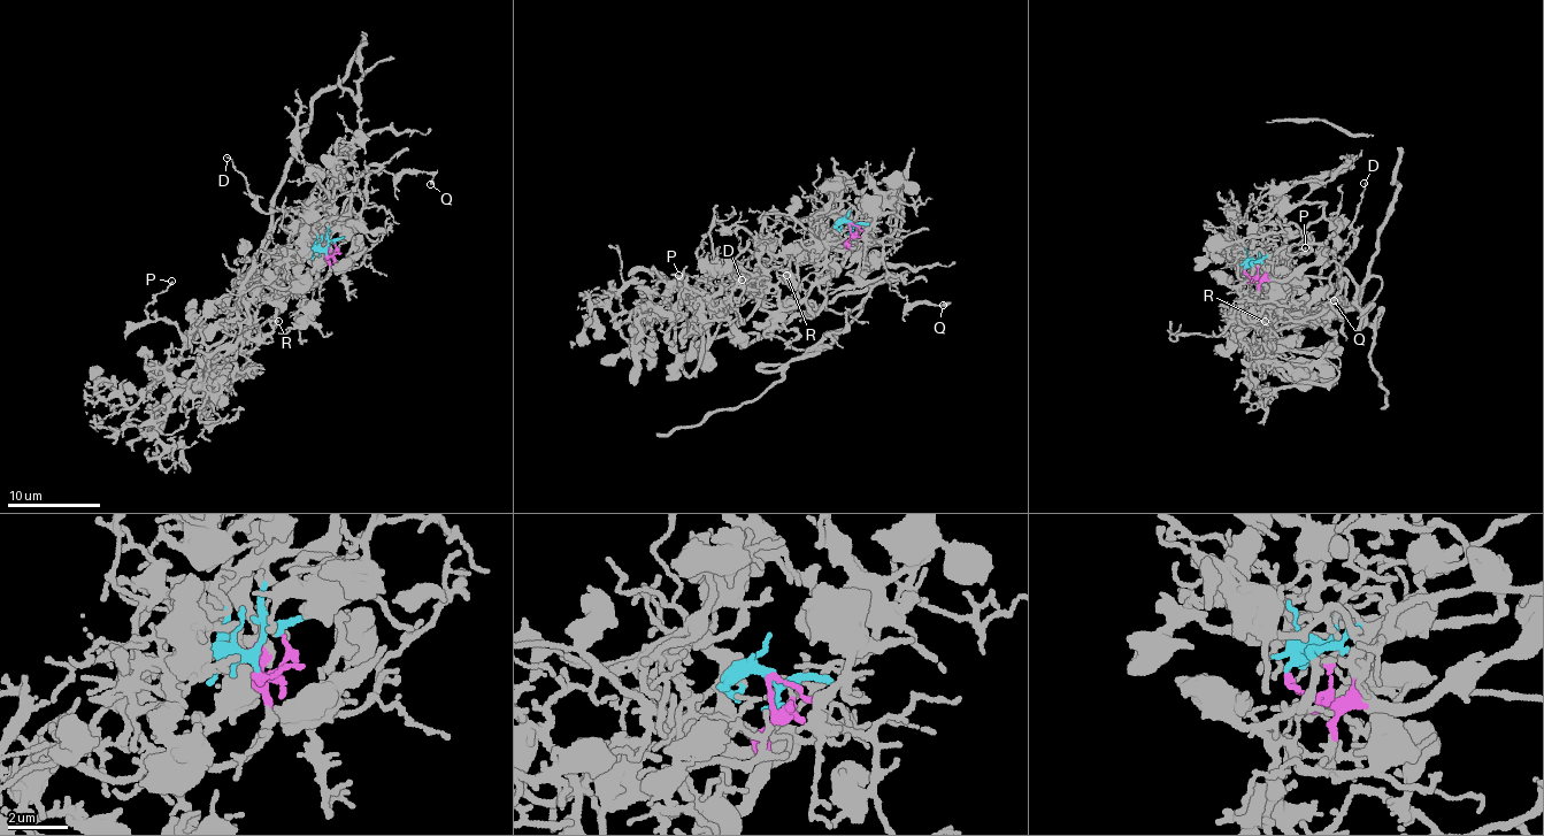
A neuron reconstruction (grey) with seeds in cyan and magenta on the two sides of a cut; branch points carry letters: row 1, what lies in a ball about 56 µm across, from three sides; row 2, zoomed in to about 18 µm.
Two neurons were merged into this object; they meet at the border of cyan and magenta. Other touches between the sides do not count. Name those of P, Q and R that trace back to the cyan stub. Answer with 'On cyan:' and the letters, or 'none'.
On cyan: Q

